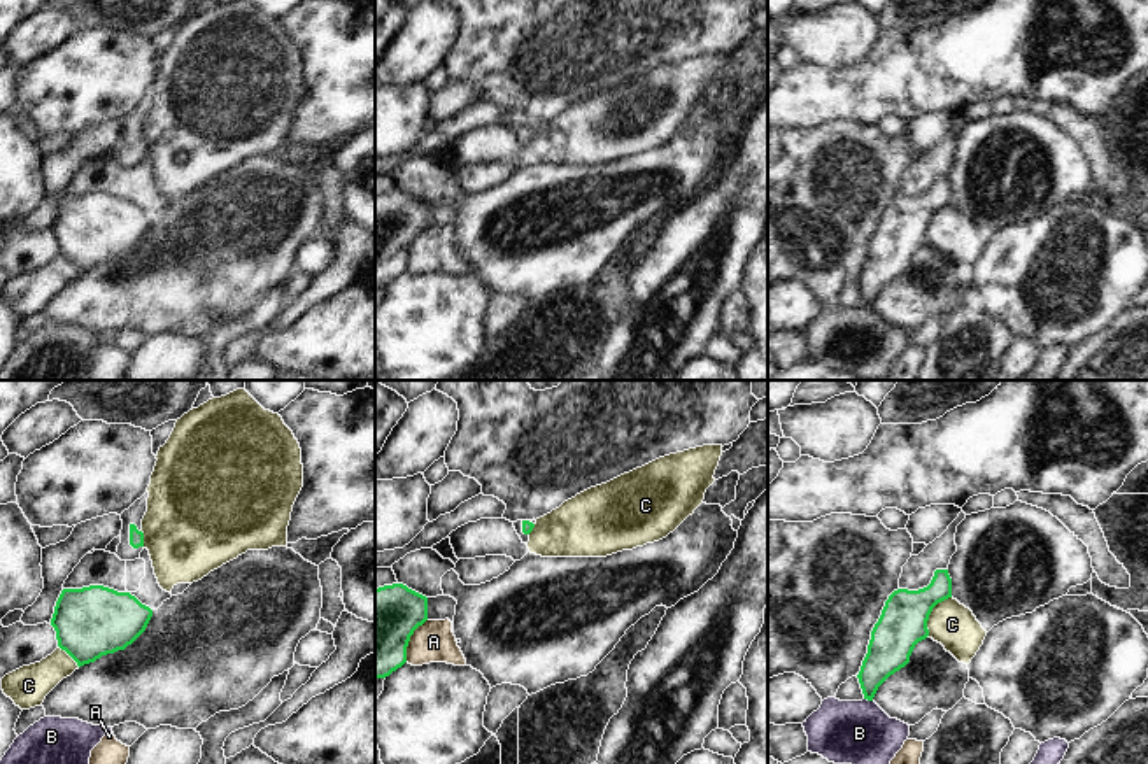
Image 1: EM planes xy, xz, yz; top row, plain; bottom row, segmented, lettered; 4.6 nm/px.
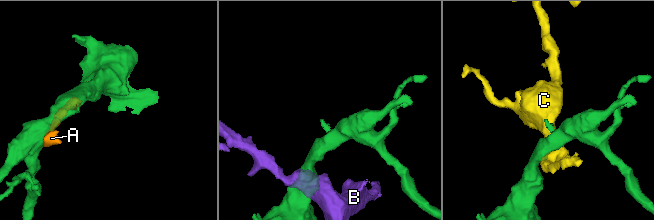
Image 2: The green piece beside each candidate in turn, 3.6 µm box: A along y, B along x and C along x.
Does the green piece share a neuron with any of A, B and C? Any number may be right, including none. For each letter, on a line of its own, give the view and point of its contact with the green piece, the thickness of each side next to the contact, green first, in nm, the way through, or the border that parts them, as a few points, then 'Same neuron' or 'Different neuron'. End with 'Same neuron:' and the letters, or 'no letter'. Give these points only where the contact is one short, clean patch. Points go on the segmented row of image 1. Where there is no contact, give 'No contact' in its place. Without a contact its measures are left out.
A: Touches green at xz (409, 640). Thickness 340 nm (green) against 190 nm. Different neuron
B: Touches green at yz (868, 700). Thickness 200 nm (green) against 280 nm. Boundary: yz (864, 698), (871, 701). Different neuron
C: Touches green at yz (929, 614). Thickness 220 nm (green) against 200 nm. Different neuron
Same neuron: no letter

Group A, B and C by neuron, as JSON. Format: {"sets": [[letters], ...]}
{"sets": [["A"], ["B"], ["C"]]}

